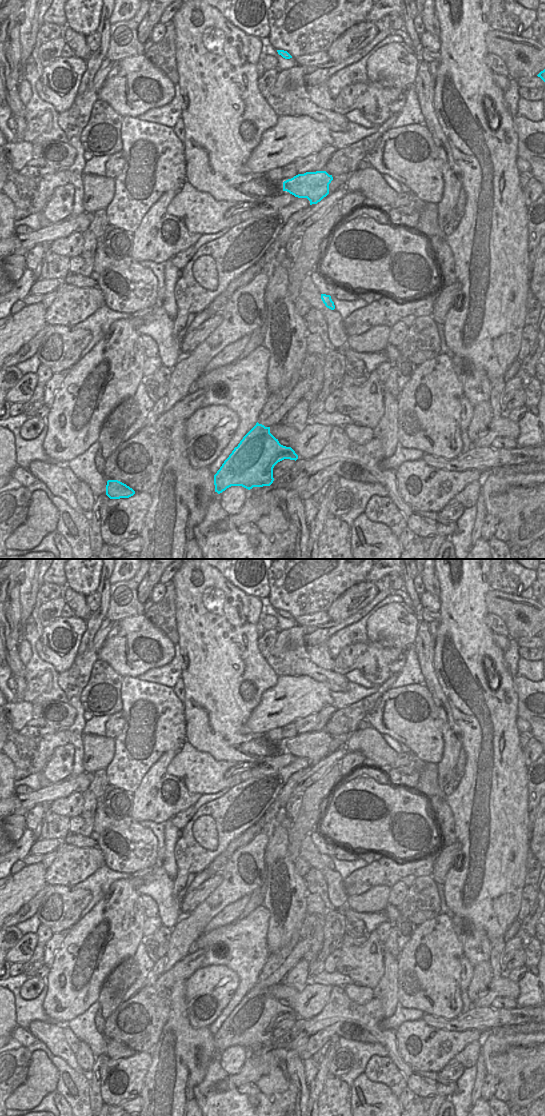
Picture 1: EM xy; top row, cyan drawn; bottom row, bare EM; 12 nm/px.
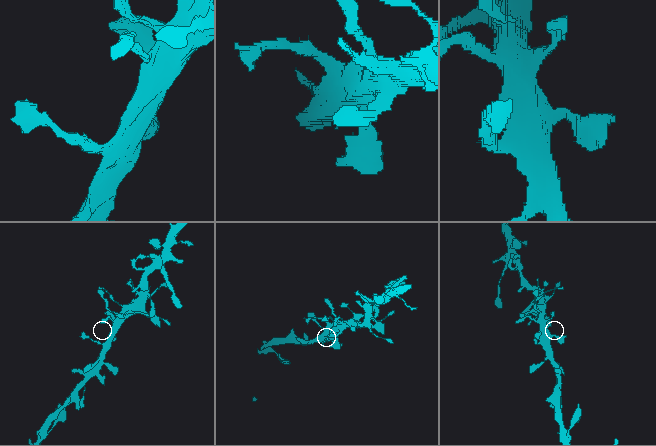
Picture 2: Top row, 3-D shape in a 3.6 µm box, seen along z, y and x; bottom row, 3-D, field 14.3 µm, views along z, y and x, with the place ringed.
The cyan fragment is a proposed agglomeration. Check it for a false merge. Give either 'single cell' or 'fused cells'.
single cell

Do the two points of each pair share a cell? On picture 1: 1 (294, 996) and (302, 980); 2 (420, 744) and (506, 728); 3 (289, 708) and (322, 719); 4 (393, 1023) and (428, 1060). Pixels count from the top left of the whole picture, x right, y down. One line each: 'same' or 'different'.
1: different
2: different
3: different
4: different

